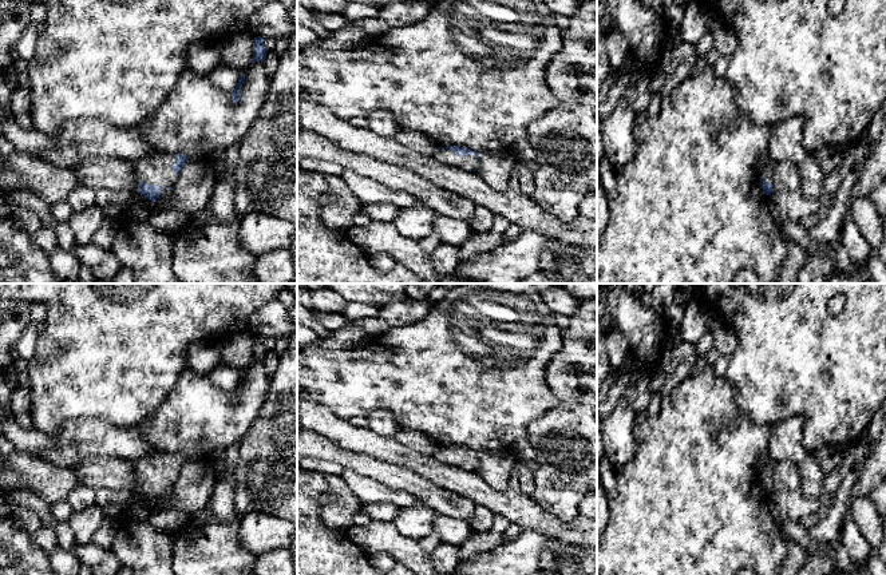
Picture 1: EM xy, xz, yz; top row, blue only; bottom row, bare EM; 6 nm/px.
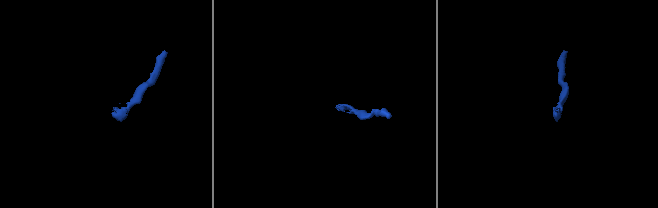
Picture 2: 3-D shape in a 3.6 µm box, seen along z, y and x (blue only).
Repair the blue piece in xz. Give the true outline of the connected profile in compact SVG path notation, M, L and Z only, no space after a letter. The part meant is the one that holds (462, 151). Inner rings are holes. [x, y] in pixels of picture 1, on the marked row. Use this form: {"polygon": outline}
{"polygon": "M446 146L438 147L434 158L450 166L476 171L479 154L466 147Z"}

